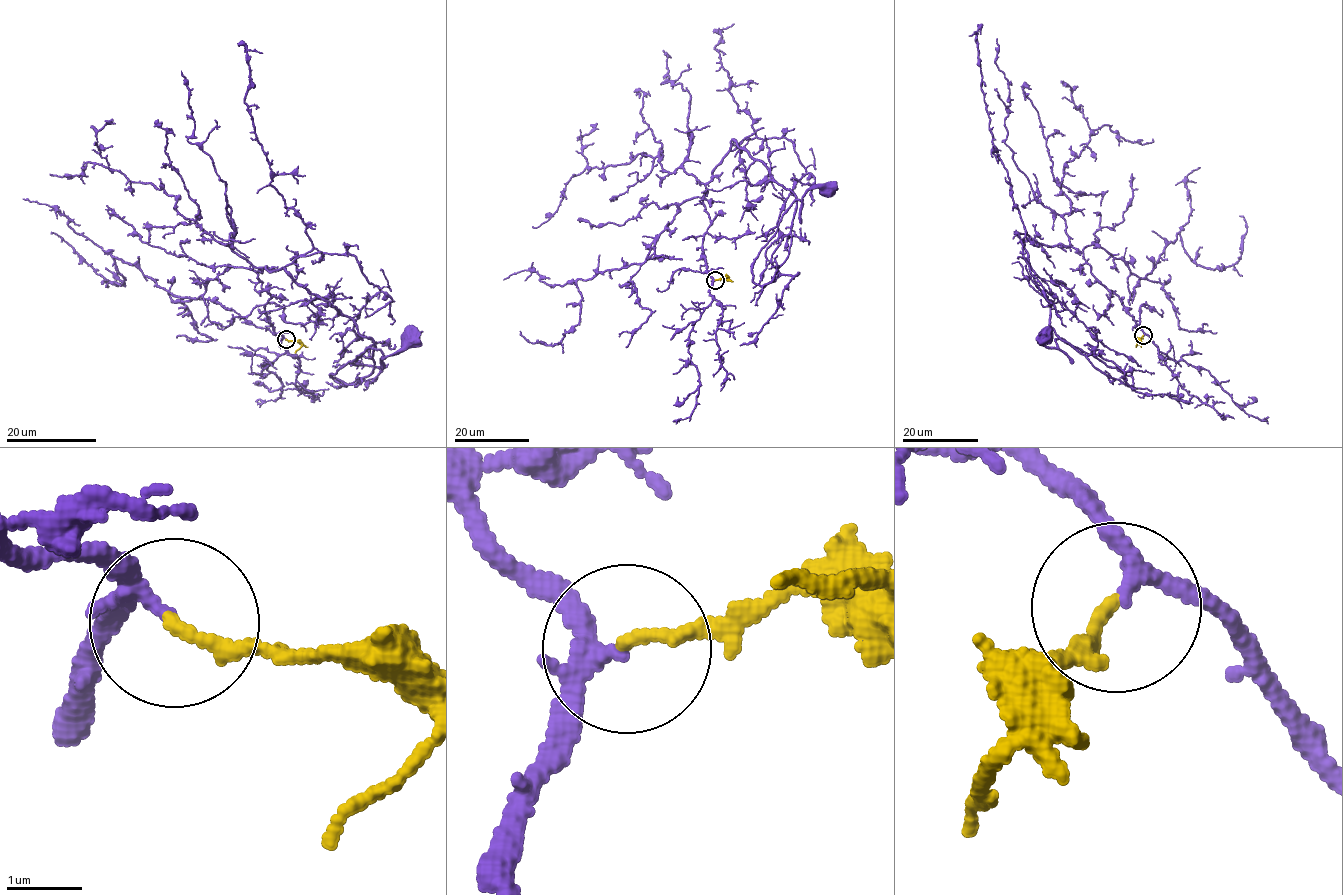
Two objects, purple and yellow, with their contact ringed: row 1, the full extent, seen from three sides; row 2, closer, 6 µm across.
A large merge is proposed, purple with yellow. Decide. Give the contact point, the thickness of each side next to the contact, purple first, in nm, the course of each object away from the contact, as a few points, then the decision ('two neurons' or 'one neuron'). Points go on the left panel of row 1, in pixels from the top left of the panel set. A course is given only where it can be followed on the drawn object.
place (286, 339); calibres 150 and 180 nm; course purple (286, 339), (264, 306), (266, 266), (373, 341), (373, 372), (333, 379), (413, 338); course yellow (286, 339), (301, 346), (294, 353); one neuron

